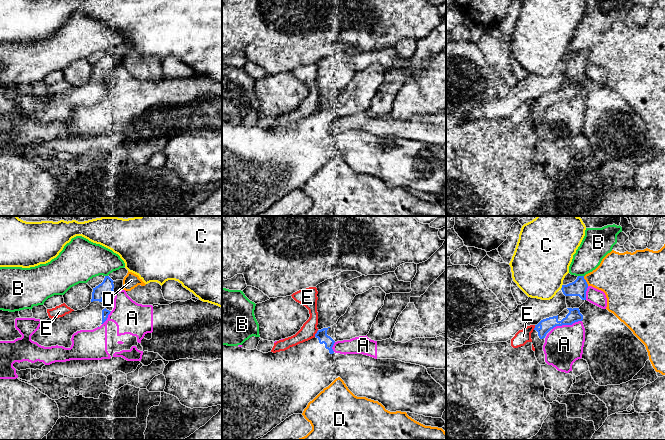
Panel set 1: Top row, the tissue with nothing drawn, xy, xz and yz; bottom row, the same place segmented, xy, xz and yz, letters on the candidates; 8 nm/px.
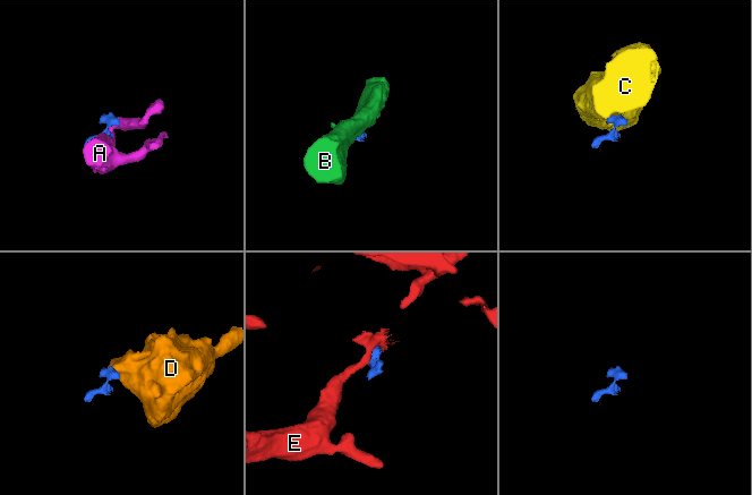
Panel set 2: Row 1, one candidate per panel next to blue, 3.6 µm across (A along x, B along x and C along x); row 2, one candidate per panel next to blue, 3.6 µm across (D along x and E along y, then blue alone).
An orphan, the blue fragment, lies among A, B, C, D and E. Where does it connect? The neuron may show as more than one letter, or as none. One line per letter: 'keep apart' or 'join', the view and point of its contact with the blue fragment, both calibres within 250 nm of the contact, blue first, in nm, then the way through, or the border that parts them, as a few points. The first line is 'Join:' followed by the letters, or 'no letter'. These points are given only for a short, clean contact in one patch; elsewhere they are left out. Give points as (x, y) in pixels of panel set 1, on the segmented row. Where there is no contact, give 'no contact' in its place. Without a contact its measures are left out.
Join: no letter
A: keep apart; contact yz (566, 324); calibres 110 and 300 nm
B: keep apart; contact yz (581, 276); calibres 130 and 220 nm
C: keep apart; contact yz (562, 287); calibres 130 and 440 nm
D: keep apart; contact yz (585, 281); calibres 130 and 320 nm
E: keep apart; contact xz (316, 333); calibres 90 and 120 nm; border xz (318, 330), (314, 336)

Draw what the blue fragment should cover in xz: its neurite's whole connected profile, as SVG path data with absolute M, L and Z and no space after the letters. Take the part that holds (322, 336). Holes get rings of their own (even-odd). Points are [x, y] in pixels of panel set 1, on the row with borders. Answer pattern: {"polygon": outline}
{"polygon": "M380 287L356 295L336 324L285 351L263 353L222 345L222 440L297 440L306 436L312 426L302 415L304 409L338 377L355 396L378 401L390 412L441 418L446 410L446 391L425 367L363 354L344 355L332 349L337 341L366 336L385 296Z"}

